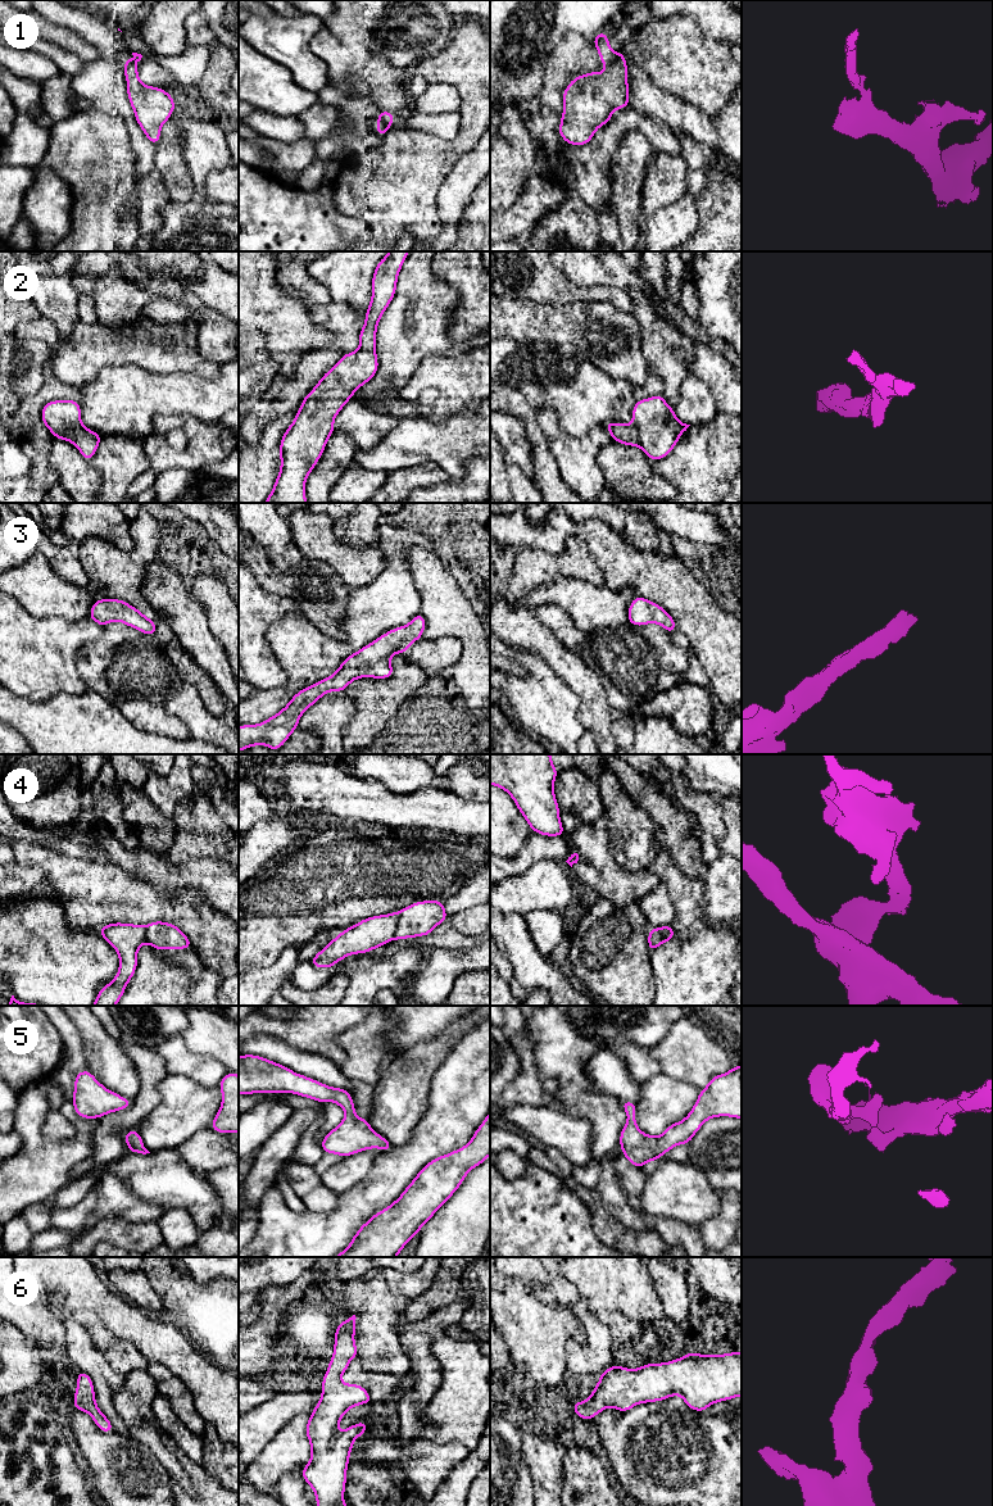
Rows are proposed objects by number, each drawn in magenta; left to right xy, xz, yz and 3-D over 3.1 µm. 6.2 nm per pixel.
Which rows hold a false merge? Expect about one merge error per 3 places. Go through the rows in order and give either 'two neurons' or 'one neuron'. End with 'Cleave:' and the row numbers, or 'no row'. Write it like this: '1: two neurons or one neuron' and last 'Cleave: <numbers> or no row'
1: two neurons
2: one neuron
3: one neuron
4: two neurons
5: one neuron
6: one neuron
Cleave: 1, 4

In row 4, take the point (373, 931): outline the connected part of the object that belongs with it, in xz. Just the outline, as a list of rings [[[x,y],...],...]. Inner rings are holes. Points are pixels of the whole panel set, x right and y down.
[[[398,912],[367,917],[343,930],[310,960],[310,963],[316,969],[332,969],[349,954],[367,953],[384,947],[395,939],[398,922]]]

